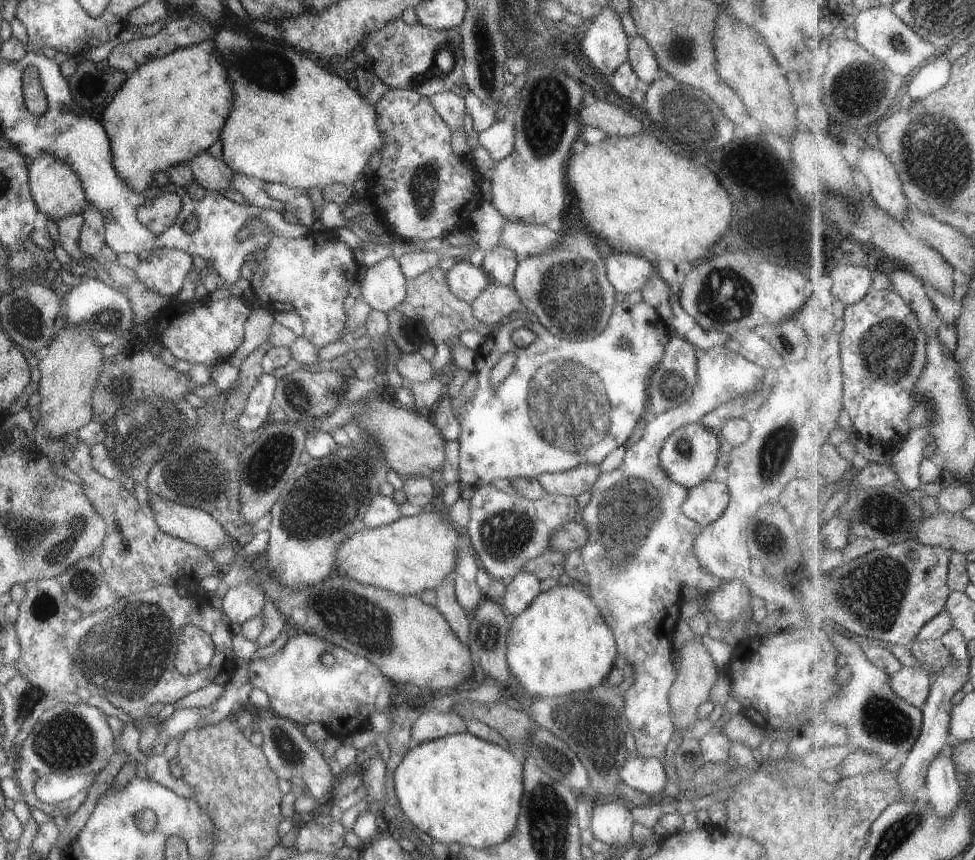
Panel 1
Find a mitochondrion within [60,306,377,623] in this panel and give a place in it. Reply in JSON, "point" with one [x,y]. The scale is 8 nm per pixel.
{"point":[136,440]}

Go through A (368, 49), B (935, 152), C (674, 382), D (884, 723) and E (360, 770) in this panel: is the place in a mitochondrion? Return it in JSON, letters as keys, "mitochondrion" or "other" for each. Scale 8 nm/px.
{"A":"other","B":"mitochondrion","C":"mitochondrion","D":"mitochondrion","E":"other"}

